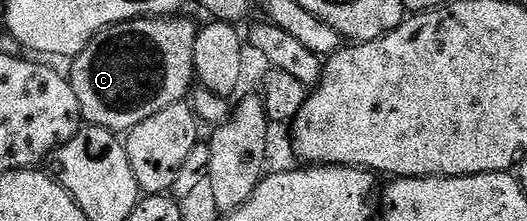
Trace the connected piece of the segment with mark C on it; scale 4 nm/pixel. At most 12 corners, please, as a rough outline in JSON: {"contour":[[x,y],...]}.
{"contour":[[199,25],[98,32],[68,71],[82,119],[125,134],[195,83]]}

